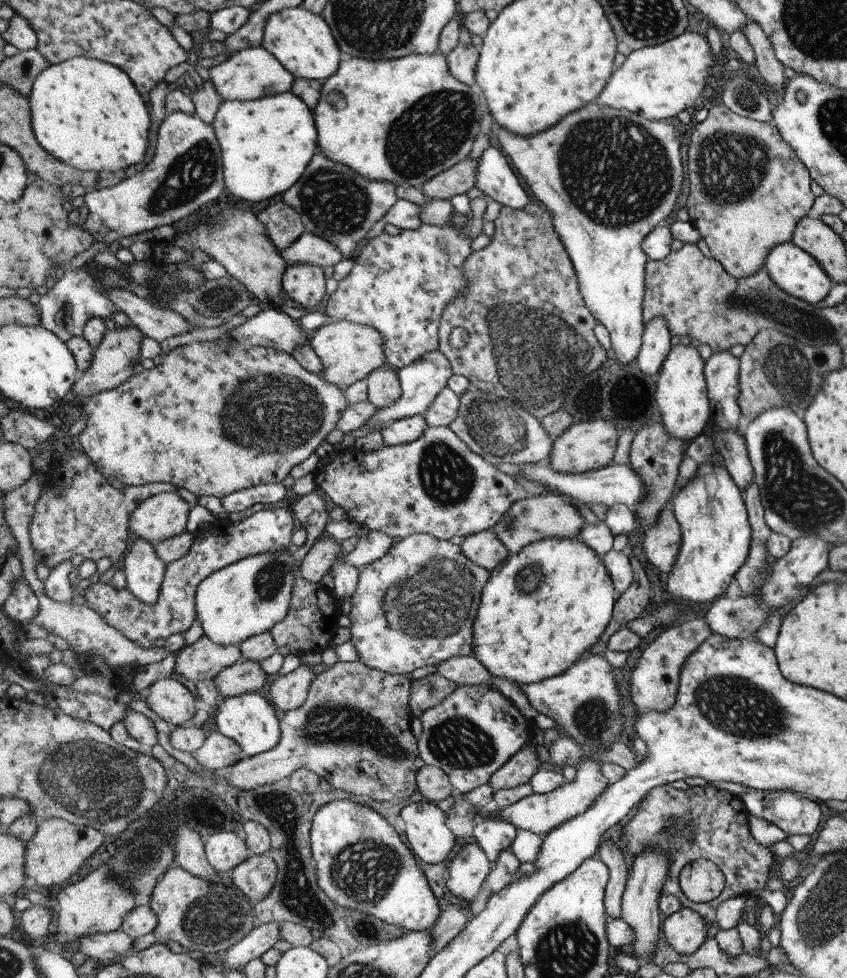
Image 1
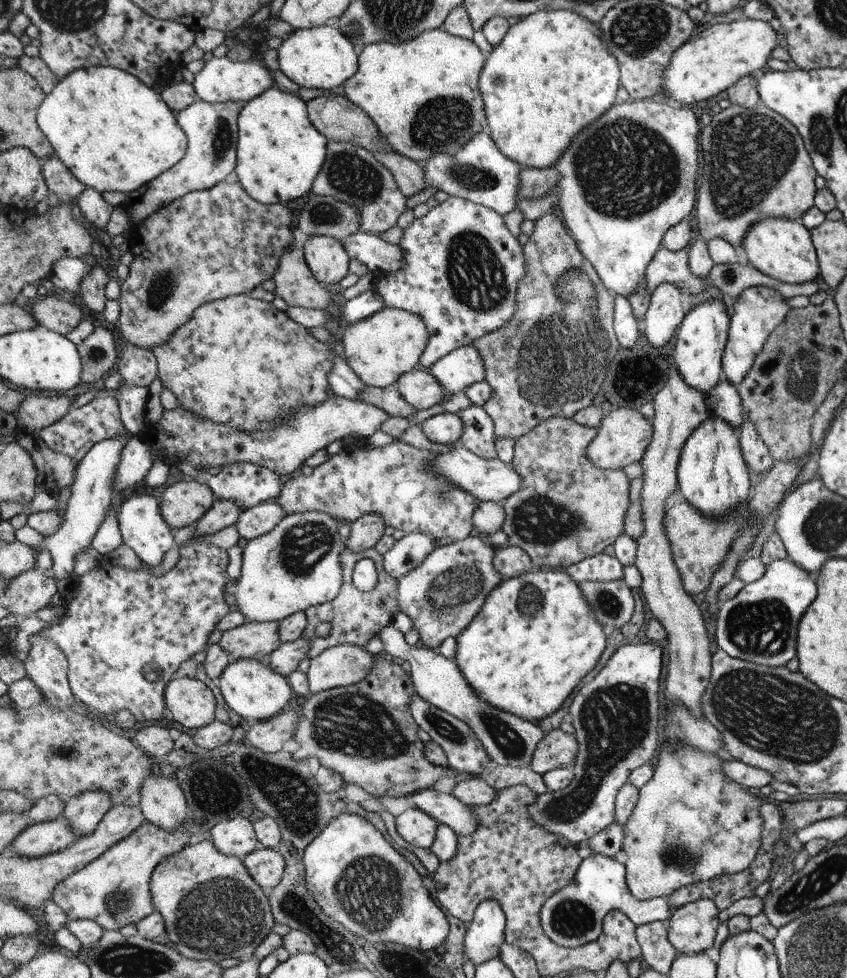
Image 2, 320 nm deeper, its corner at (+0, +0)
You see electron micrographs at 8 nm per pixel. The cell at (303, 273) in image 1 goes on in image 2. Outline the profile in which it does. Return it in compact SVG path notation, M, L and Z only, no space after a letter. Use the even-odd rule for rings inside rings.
M312 235L302 244L305 260L324 286L340 282L348 272L350 255L342 241L328 235Z

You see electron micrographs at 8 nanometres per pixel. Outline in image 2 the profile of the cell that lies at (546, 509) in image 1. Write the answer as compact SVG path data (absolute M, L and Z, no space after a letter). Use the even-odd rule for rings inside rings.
M554 415L515 442L515 455L510 465L523 483L518 492L502 500L506 516L501 530L507 534L510 545L528 553L534 568L562 569L588 557L602 555L626 531L625 519L632 504L632 476L623 469L601 469L589 461L587 450L597 432L597 427L581 425L574 417Z

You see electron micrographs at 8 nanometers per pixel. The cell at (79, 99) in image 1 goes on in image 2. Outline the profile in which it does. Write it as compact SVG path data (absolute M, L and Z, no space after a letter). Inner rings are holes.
M116 67L78 69L61 79L43 100L38 110L38 123L51 142L54 154L66 168L85 187L97 190L101 195L105 192L132 195L174 167L188 151L188 136L176 122L163 96L156 94L139 77Z

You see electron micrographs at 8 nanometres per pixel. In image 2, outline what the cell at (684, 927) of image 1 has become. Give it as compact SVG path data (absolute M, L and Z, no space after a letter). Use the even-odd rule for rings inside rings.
M700 899L678 907L671 920L670 939L679 953L696 954L714 944L718 909L710 899Z

